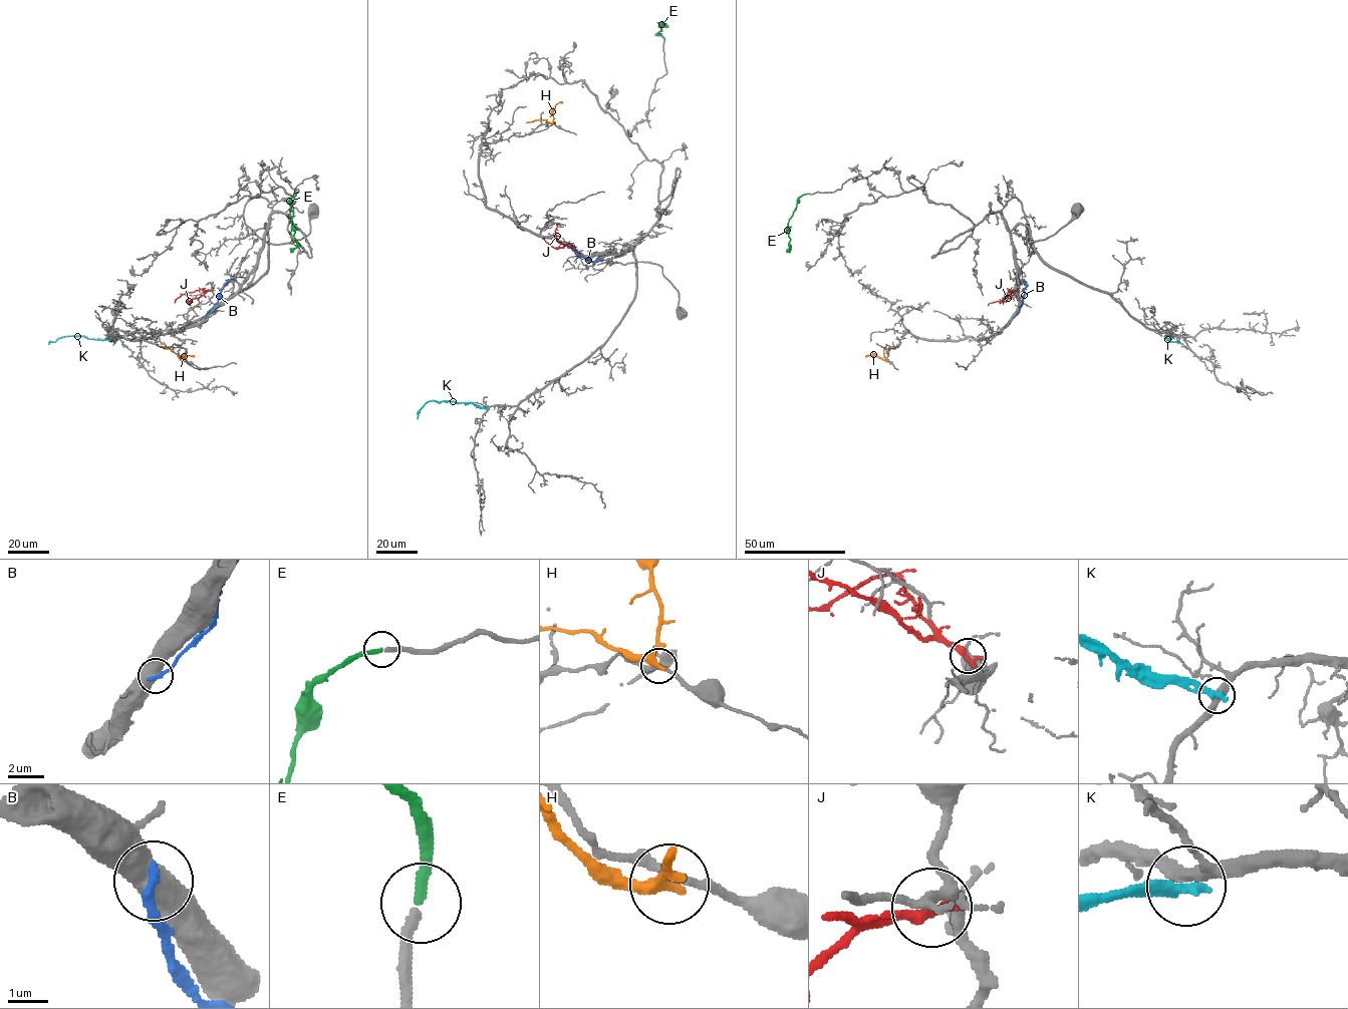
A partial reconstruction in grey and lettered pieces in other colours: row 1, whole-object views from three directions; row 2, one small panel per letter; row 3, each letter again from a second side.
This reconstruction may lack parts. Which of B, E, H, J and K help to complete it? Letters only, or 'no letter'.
E

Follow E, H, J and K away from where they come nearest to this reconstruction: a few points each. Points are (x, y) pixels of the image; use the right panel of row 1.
E: (806, 194), (798, 198), (789, 220), (790, 239), (787, 251)
H: (887, 361), (883, 355), (886, 345)
J: (1017, 290), (1008, 288), (1013, 292), (1003, 303)
K: (1173, 336), (1167, 340), (1164, 337), (1183, 344)

